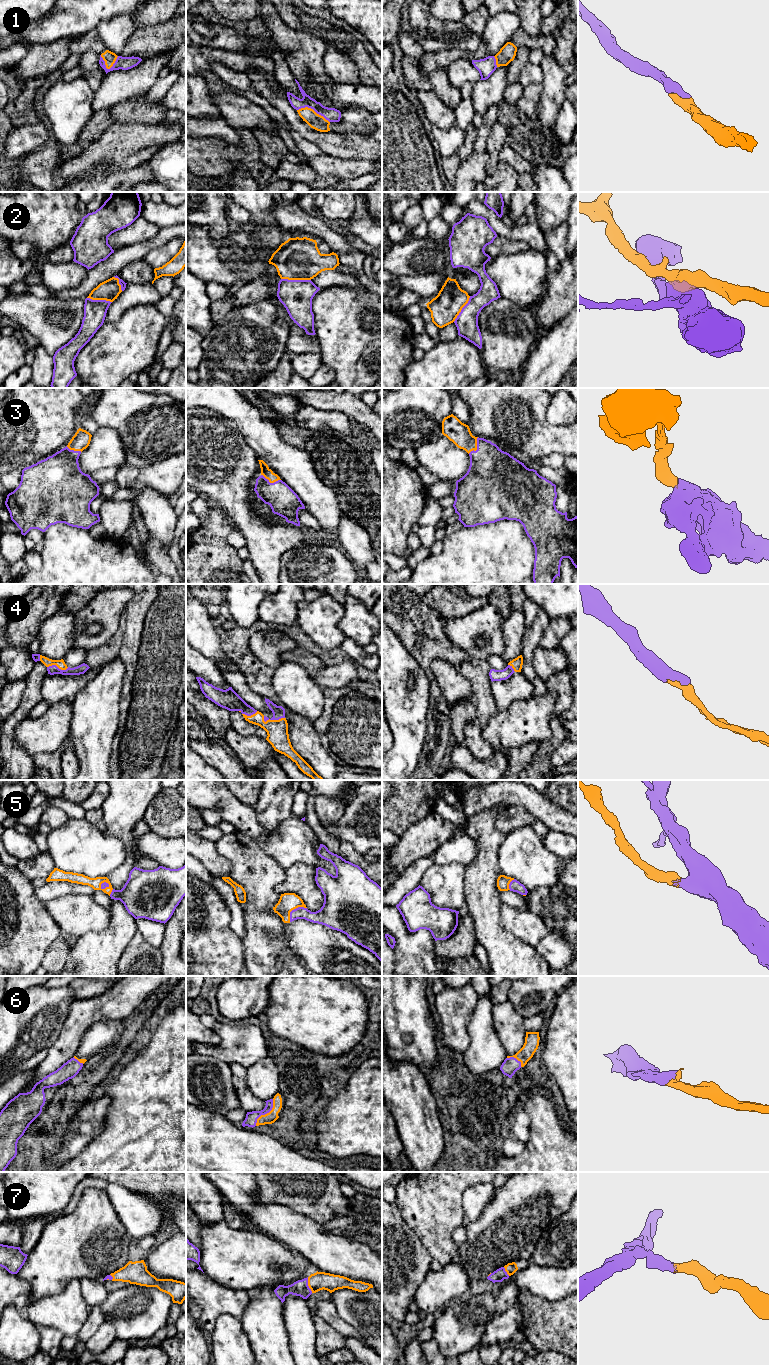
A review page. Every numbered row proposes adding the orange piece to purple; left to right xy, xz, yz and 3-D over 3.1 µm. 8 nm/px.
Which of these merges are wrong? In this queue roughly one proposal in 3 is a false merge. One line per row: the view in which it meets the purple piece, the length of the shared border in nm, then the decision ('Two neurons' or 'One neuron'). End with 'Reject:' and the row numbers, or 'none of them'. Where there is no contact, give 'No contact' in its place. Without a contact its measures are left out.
1: Touches purple in xz. Shared border 280 nm. One neuron
2: Touches purple in xz. Shared border 240 nm. Two neurons
3: Touches purple in xz. Shared border 170 nm. One neuron
4: Touches purple in xz. Shared border 180 nm. One neuron
5: Touches purple in xz. Shared border 180 nm. One neuron
6: Touches purple in xz. Shared border 260 nm. One neuron
7: Touches purple in xz. Shared border 130 nm. One neuron
Reject: 2

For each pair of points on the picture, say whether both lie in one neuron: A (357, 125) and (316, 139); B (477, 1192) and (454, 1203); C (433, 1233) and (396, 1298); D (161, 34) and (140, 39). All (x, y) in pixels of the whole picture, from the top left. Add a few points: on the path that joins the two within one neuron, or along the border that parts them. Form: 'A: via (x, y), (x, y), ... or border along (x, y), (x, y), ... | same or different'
A: border along (343, 132), (367, 138) | different
B: border along (479, 1183), (465, 1190), (464, 1215) | different
C: border along (411, 1228), (432, 1259) | different
D: via (156, 39), (145, 39) | same

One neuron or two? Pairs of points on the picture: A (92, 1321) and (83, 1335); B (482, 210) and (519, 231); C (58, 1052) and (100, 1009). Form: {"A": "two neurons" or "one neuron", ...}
{"A": "one neuron", "B": "one neuron", "C": "one neuron"}

